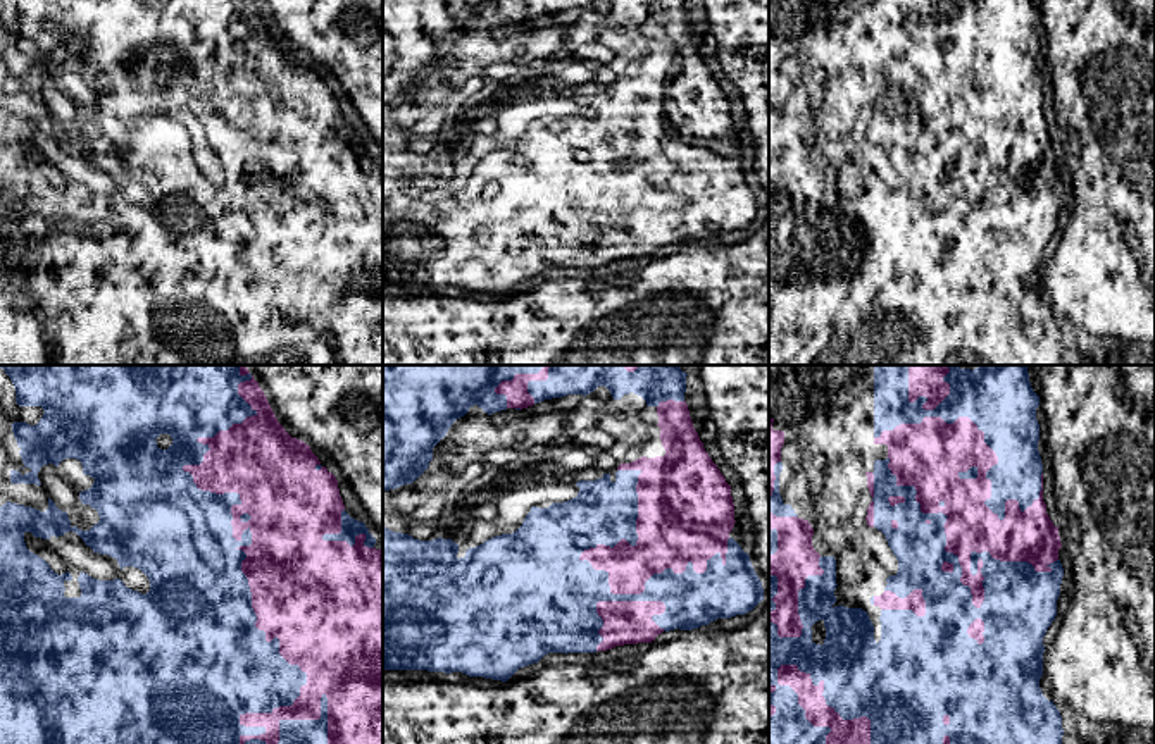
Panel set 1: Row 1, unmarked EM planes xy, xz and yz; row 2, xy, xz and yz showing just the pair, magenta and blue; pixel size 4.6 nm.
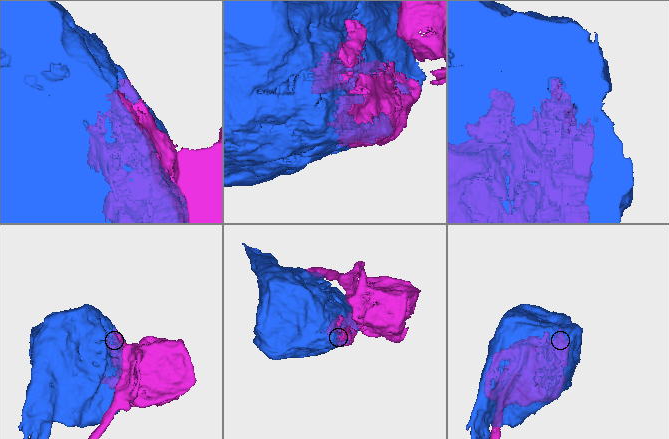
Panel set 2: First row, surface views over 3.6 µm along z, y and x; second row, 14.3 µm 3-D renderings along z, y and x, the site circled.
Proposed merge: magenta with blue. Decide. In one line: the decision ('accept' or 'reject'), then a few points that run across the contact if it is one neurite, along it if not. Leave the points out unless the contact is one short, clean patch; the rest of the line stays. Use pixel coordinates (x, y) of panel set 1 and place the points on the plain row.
reject

